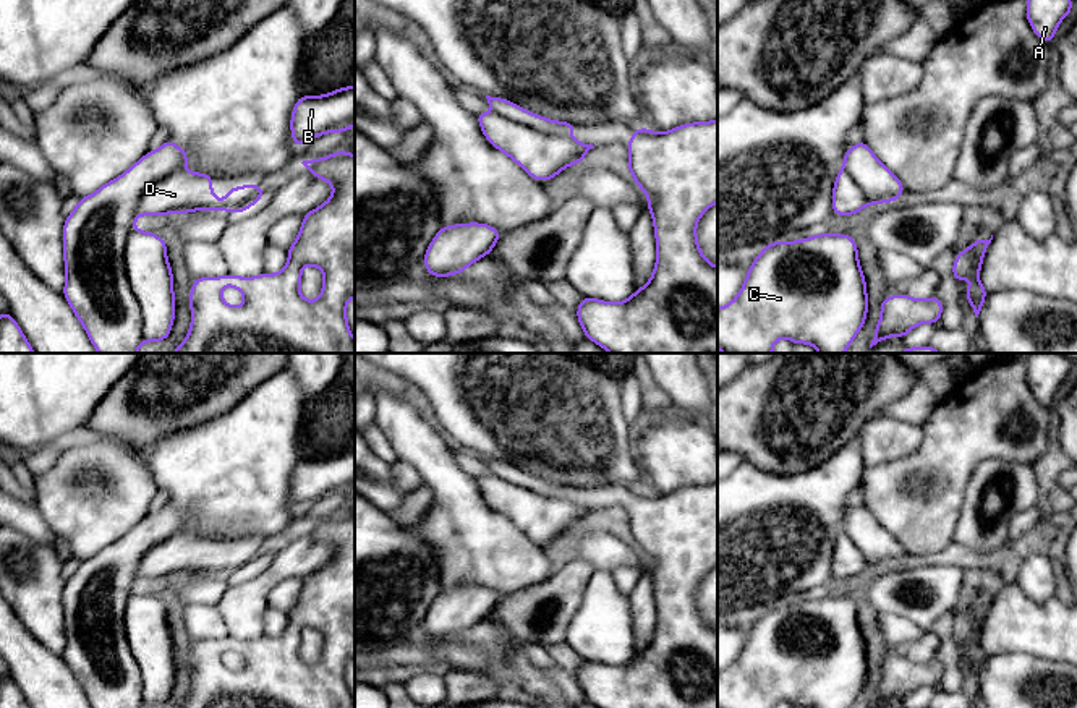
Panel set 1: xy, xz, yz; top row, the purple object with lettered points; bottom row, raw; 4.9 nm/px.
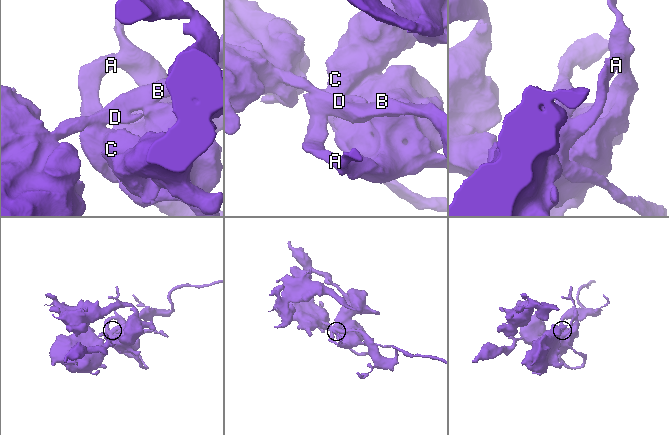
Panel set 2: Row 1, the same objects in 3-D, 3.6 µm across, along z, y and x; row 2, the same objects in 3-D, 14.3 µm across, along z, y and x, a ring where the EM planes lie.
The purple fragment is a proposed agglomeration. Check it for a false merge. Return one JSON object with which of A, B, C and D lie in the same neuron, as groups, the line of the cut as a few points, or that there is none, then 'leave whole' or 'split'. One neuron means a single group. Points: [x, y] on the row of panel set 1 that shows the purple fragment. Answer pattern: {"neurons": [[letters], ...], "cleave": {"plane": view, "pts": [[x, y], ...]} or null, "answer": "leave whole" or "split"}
{"neurons": [["A", "B", "C", "D"]], "cleave": null, "answer": "leave whole"}

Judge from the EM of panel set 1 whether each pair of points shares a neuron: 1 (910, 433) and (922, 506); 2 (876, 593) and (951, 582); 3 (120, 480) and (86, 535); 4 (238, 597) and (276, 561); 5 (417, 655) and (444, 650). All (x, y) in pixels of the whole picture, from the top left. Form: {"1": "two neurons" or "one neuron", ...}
{"1": "two neurons", "2": "one neuron", "3": "one neuron", "4": "one neuron", "5": "one neuron"}

